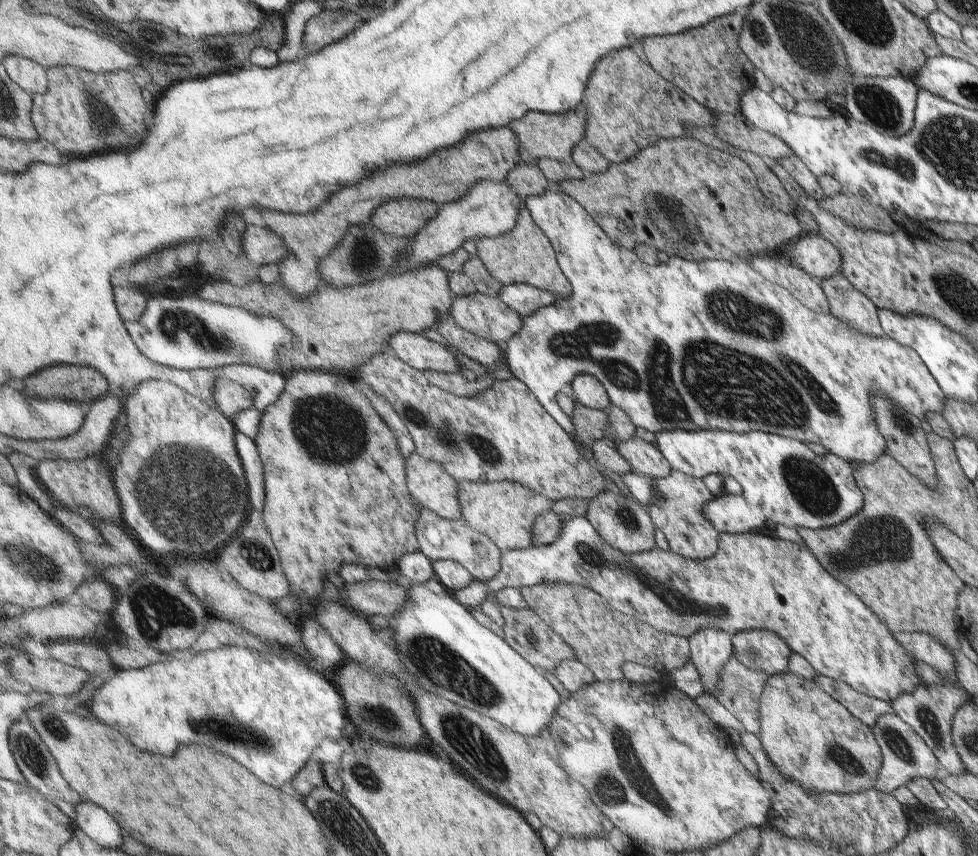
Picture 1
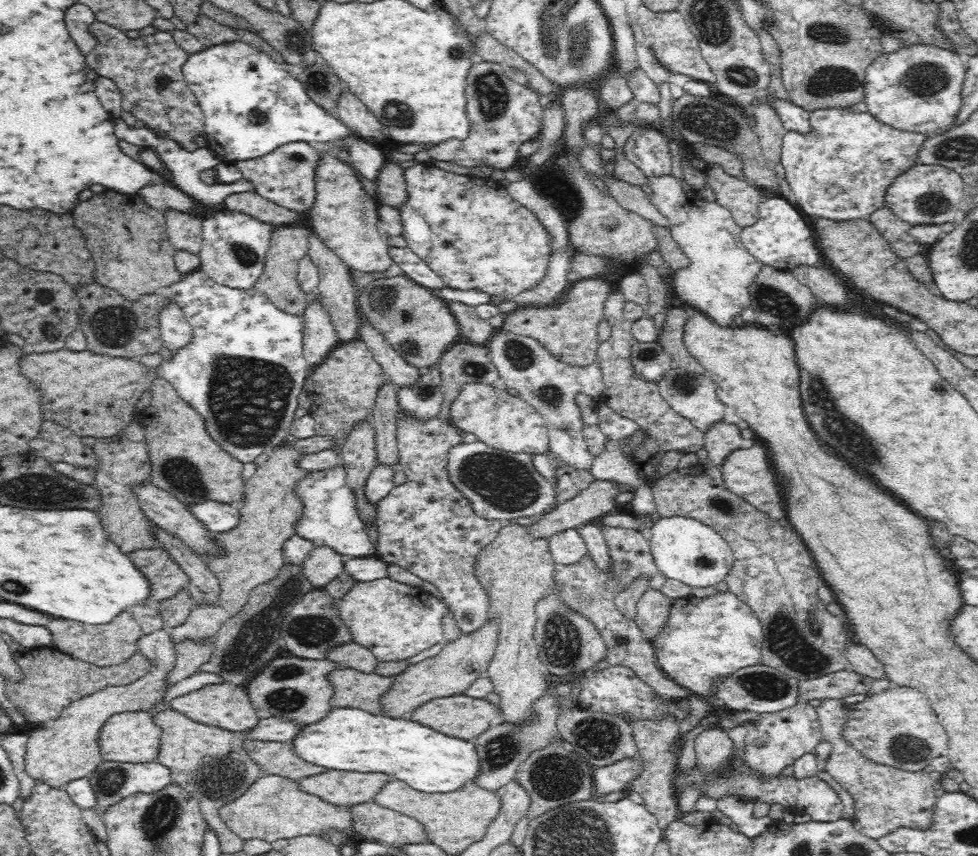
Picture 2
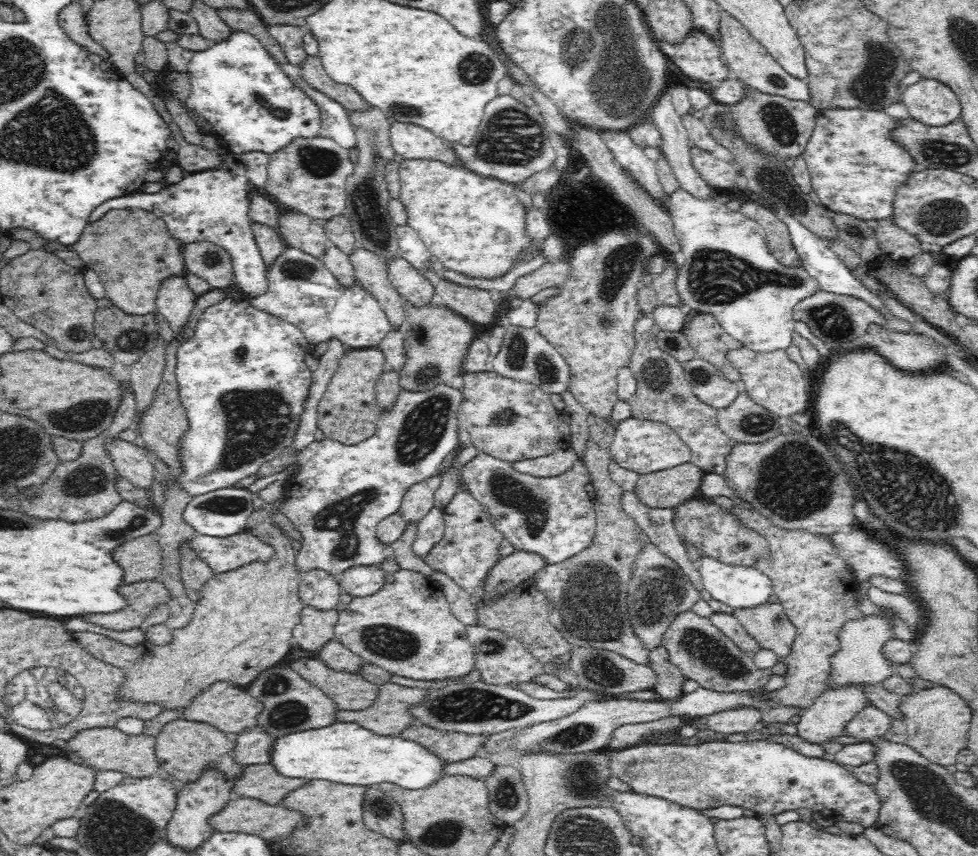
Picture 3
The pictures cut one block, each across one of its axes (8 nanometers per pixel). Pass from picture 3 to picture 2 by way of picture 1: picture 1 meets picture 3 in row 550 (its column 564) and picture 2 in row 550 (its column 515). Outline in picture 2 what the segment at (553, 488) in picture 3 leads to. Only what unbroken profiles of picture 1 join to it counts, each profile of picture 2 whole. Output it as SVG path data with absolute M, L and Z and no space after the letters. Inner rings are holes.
M566 530L556 534L550 542L550 556L554 558L556 566L574 566L576 562L582 562L584 558L590 556L586 548L586 540L582 538L580 530Z

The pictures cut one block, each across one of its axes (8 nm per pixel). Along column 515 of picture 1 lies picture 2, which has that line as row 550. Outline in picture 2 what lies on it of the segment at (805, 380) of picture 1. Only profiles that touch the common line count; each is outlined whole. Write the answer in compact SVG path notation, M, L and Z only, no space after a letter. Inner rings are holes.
M338 460L332 470L308 472L296 486L296 496L304 504L304 512L296 524L296 536L314 542L316 548L330 548L342 558L378 558L378 544L366 532L368 524L360 518L356 492L348 486L348 472Z

